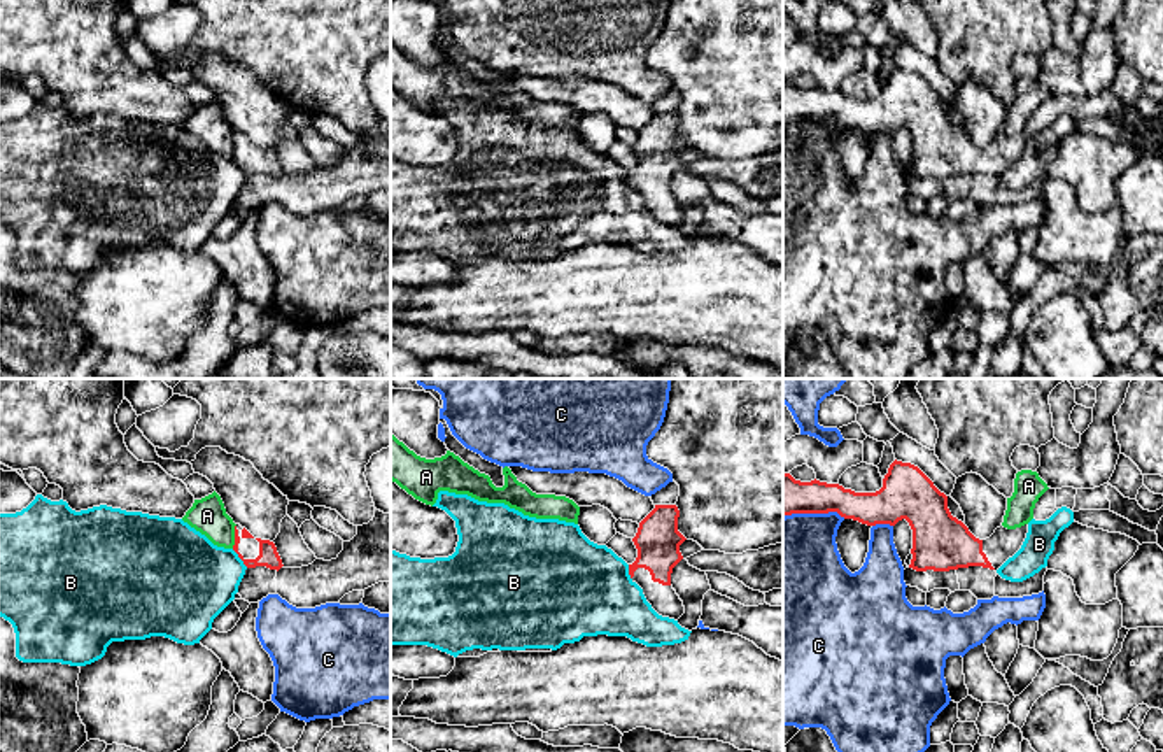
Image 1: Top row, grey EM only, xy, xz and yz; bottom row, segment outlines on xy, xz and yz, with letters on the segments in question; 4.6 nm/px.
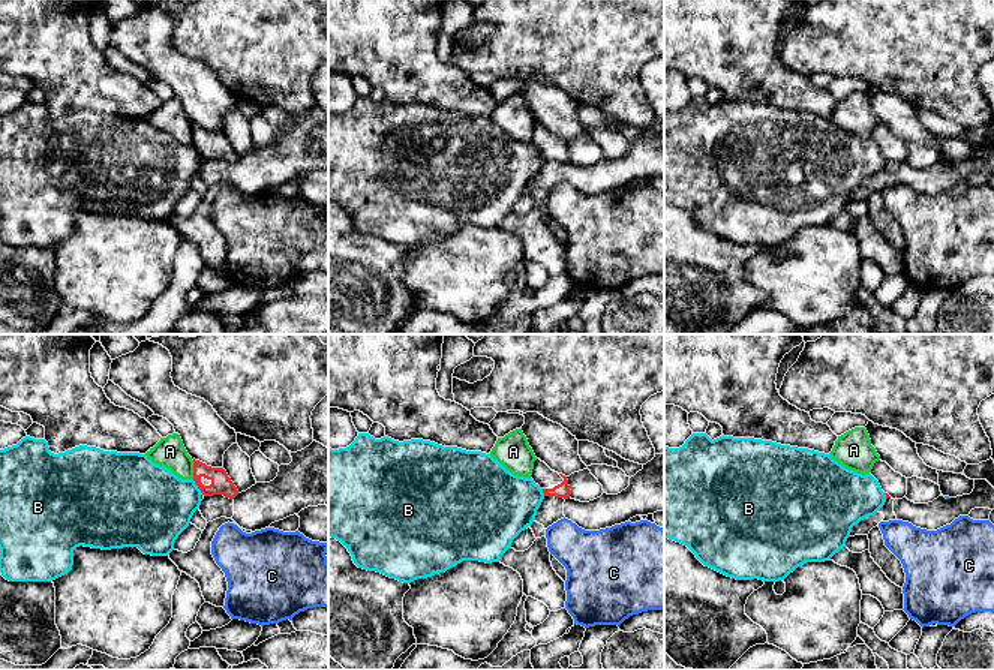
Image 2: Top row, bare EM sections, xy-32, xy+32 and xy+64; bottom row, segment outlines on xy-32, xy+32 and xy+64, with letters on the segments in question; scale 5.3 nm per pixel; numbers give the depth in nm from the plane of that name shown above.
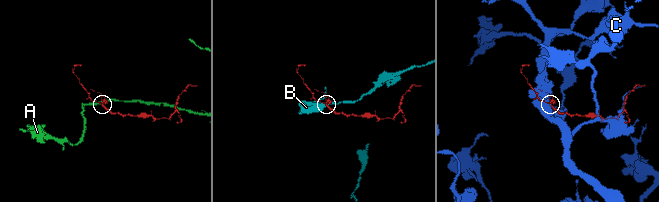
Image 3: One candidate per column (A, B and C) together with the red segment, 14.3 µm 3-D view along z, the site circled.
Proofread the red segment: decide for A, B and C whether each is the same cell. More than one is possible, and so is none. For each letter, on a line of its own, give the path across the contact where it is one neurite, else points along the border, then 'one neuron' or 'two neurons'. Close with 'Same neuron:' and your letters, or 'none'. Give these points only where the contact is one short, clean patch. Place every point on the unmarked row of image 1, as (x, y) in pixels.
A: border along xy (235, 132), (235, 151), (232, 155); two neurons
B: border along xy (232, 156), (247, 174); two neurons
C: two neurons
Same neuron: none

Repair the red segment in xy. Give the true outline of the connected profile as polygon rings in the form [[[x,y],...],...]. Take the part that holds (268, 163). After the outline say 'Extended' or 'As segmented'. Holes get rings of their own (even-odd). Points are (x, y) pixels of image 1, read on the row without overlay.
[[[240,131],[235,133],[233,158],[247,175],[266,174],[278,179],[284,174],[273,149],[254,145]]]. Extended

